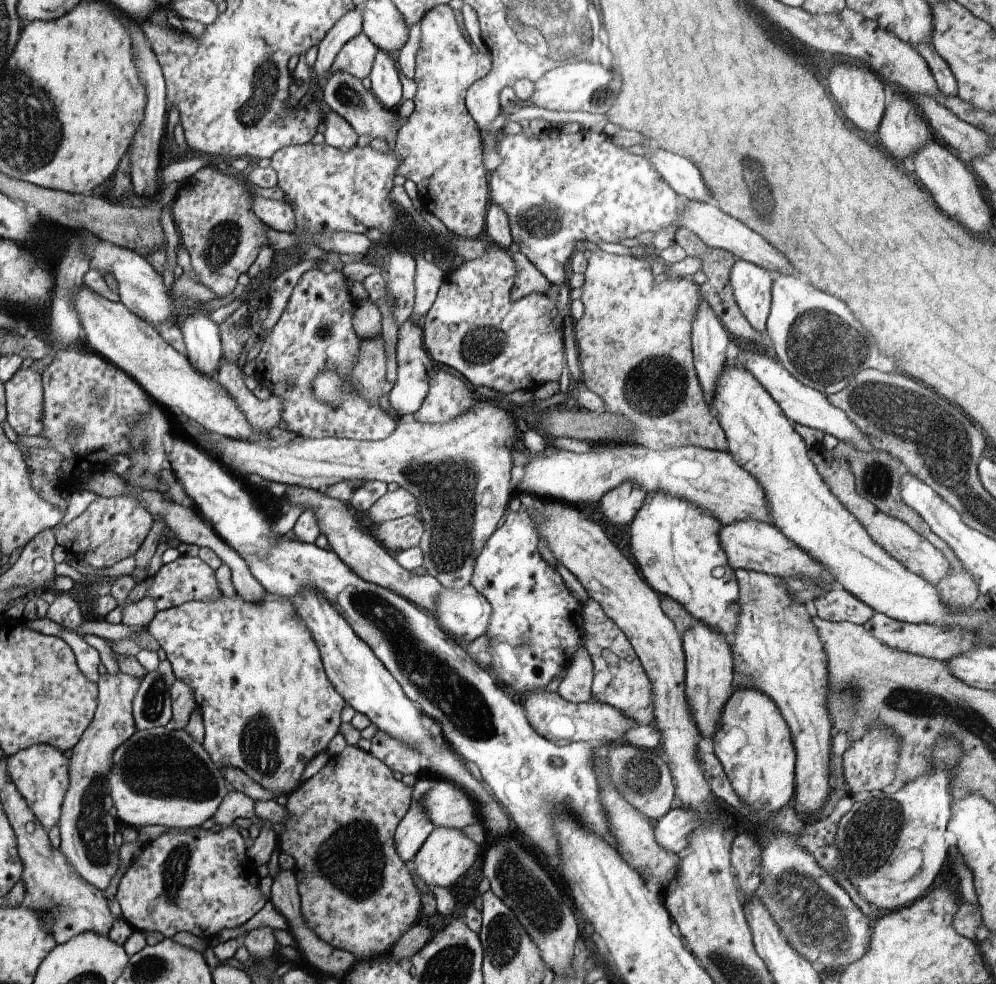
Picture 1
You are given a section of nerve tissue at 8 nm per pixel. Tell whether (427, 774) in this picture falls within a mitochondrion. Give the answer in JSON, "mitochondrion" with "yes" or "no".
{"mitochondrion":"no"}

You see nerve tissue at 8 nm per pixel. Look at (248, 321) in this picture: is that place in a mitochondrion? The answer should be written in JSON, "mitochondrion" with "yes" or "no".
{"mitochondrion":"no"}

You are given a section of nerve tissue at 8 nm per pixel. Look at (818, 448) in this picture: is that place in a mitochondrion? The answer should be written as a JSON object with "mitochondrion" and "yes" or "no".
{"mitochondrion":"no"}

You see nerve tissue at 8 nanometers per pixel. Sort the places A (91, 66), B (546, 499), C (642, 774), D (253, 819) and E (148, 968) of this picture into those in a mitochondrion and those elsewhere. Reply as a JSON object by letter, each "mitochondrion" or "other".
{"A":"other","B":"other","C":"mitochondrion","D":"other","E":"mitochondrion"}

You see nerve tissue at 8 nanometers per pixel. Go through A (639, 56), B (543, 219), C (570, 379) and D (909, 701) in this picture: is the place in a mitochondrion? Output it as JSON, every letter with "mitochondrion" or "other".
{"A":"other","B":"mitochondrion","C":"other","D":"mitochondrion"}

